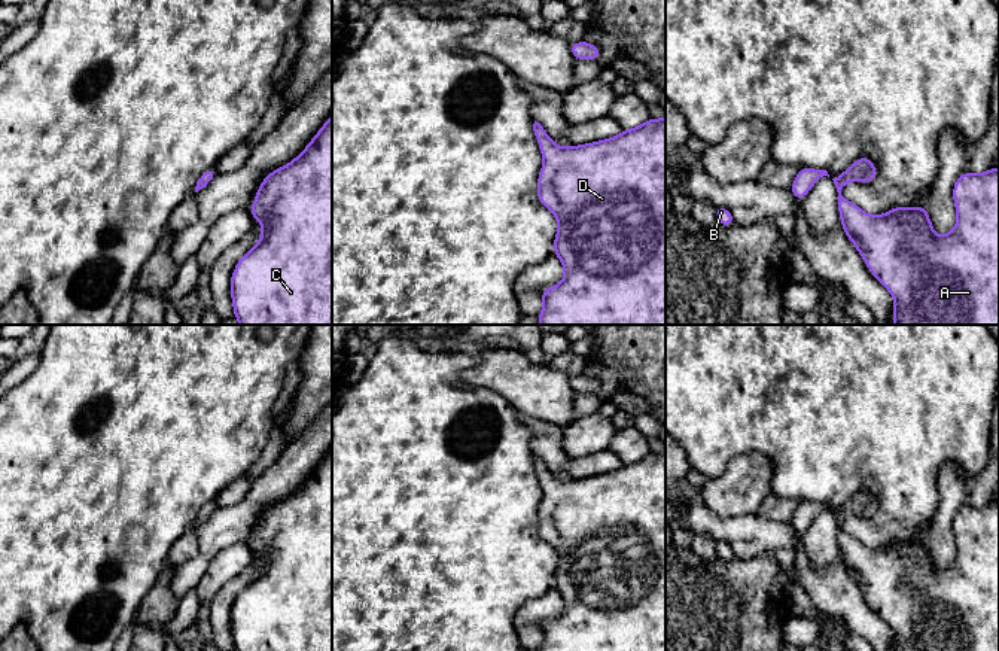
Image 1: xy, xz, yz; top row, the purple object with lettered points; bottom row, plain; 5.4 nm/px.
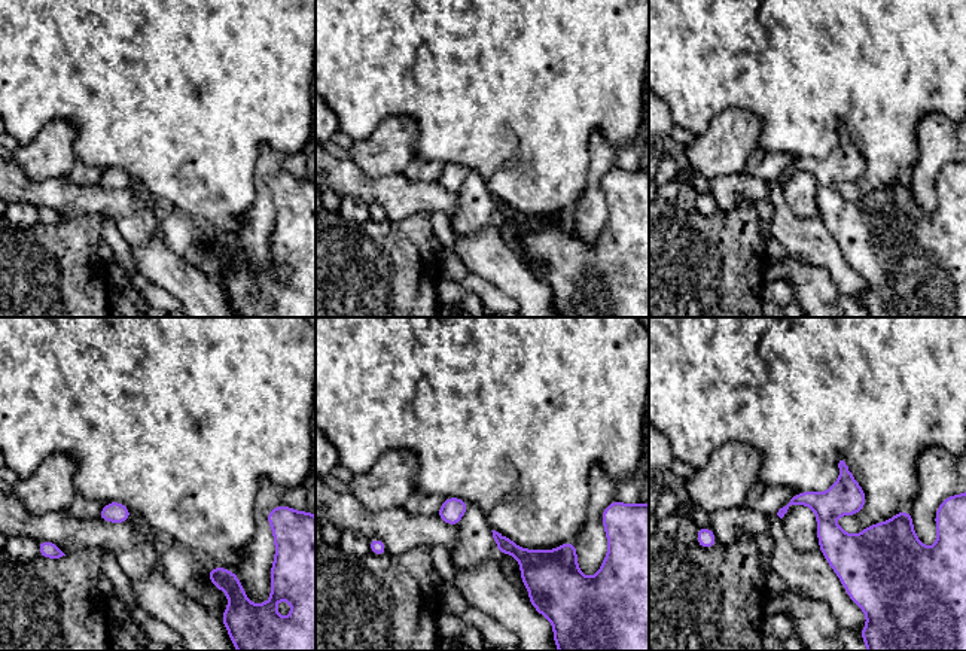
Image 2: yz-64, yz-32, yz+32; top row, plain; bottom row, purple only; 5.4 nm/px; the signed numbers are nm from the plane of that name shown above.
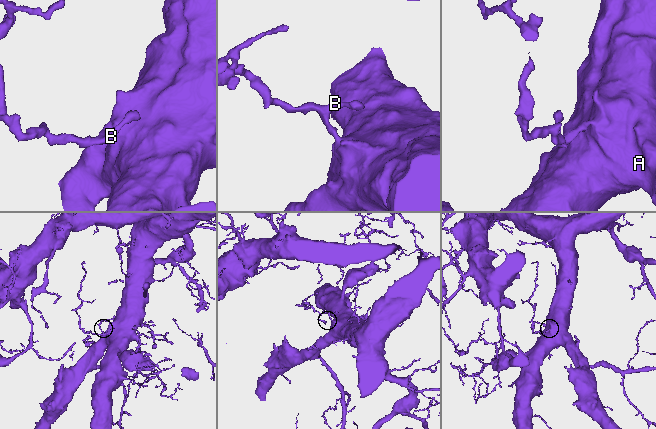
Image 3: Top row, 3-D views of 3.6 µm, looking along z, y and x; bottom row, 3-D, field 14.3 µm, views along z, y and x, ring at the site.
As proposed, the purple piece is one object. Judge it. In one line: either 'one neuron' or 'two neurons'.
one neuron

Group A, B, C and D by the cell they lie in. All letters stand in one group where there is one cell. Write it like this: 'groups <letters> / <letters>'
groups A B C D

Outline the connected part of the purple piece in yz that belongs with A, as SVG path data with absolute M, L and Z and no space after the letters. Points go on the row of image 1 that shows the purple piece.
M861 156L844 173L834 177L838 192L841 228L855 244L871 274L895 298L892 320L895 325L999 325L999 170L983 174L963 173L953 186L956 226L944 237L936 237L925 206L895 207L881 216L871 216L841 195L847 182L871 183L878 171L869 158Z

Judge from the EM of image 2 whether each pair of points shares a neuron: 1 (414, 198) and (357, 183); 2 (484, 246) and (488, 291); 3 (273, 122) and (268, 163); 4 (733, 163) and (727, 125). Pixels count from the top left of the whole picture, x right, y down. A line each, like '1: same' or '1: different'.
1: same
2: different
3: different
4: same

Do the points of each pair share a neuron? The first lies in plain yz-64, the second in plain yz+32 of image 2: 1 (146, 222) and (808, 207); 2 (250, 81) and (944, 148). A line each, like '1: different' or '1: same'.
1: same
2: different

